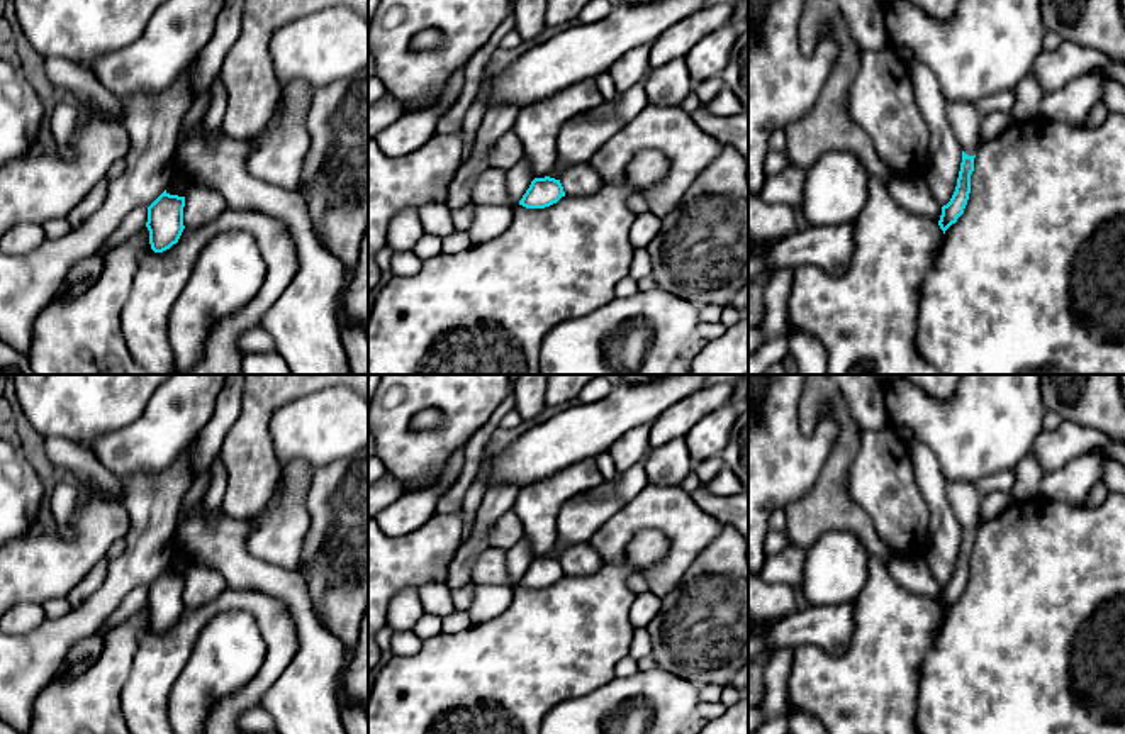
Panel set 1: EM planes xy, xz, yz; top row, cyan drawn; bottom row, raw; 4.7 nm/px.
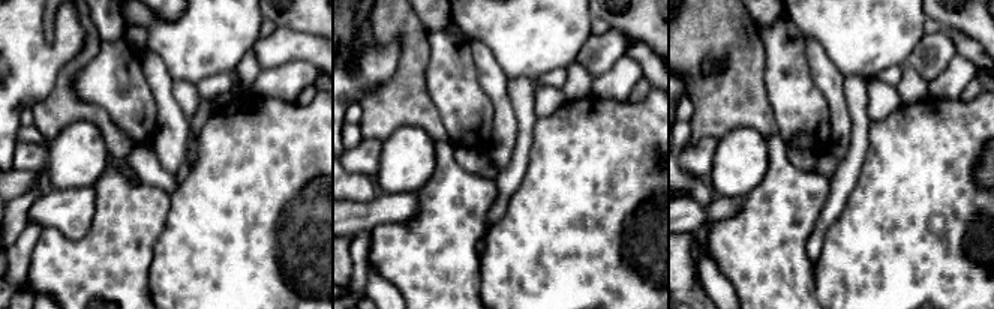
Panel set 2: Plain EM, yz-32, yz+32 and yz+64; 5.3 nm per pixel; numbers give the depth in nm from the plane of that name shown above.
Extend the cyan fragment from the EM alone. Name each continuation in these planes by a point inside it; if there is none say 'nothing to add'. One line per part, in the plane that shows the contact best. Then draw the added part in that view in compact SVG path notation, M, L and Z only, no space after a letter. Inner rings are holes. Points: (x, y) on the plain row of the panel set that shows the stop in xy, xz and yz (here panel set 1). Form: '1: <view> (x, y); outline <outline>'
1: yz (964, 499); outline M954 480L947 483L947 498L967 536L974 536L979 524L981 495L974 483Z

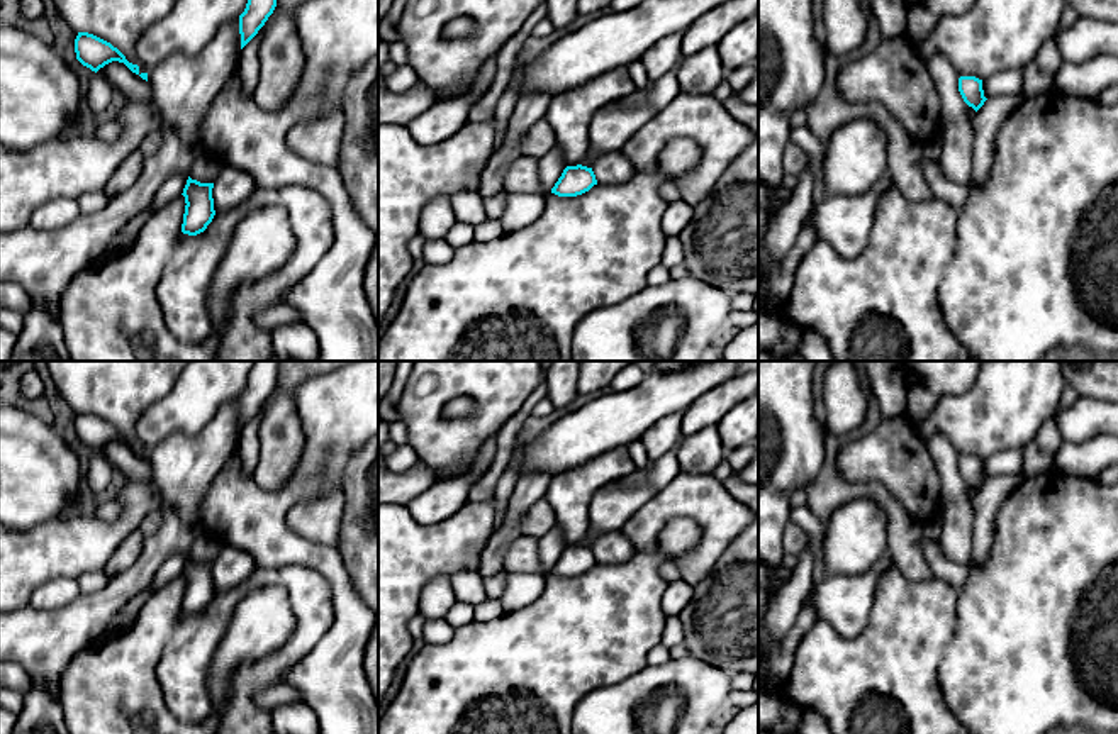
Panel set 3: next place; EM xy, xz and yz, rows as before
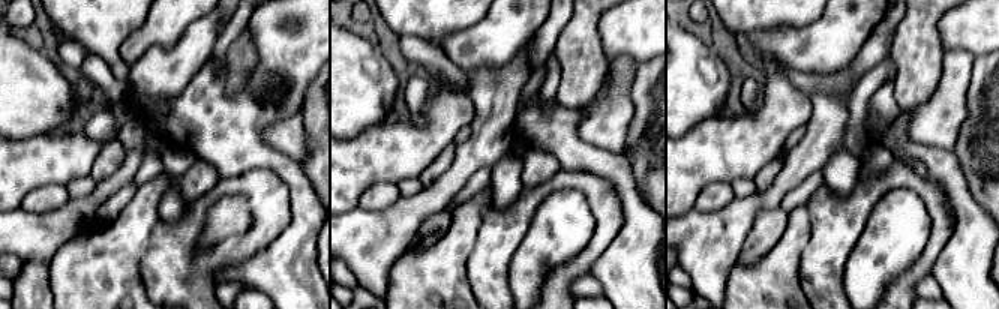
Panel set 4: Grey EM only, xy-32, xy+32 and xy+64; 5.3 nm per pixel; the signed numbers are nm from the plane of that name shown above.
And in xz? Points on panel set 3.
nothing to add

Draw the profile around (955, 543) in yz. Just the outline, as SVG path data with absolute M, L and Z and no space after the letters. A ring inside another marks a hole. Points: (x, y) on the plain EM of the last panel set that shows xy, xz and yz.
M945 434L930 436L926 448L942 483L943 527L938 548L947 559L970 566L974 553L974 505L967 483L959 471L960 453Z

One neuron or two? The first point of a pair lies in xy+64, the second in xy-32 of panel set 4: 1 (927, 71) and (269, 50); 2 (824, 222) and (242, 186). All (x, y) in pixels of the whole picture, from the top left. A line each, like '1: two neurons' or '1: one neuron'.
1: two neurons
2: one neuron

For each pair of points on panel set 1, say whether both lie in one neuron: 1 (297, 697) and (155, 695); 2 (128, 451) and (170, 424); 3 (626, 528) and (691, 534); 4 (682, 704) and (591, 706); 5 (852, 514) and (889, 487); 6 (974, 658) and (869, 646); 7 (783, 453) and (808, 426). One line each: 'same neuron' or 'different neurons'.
1: different neurons
2: same neuron
3: same neuron
4: same neuron
5: different neurons
6: different neurons
7: different neurons

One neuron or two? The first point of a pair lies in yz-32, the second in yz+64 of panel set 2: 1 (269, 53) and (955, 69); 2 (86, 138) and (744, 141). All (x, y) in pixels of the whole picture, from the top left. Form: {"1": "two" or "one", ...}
{"1": "two", "2": "one"}

